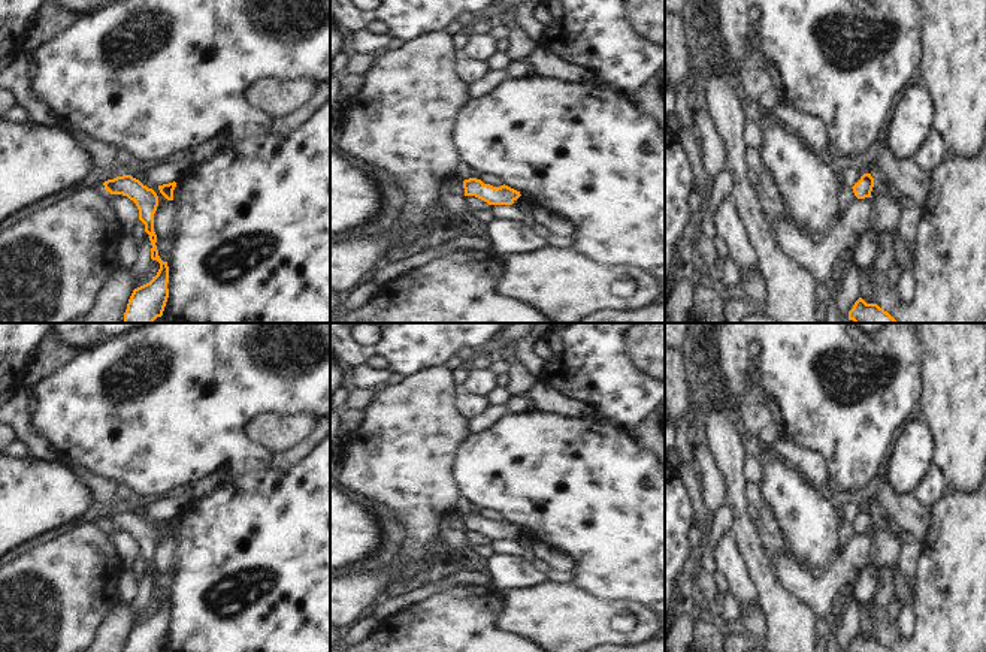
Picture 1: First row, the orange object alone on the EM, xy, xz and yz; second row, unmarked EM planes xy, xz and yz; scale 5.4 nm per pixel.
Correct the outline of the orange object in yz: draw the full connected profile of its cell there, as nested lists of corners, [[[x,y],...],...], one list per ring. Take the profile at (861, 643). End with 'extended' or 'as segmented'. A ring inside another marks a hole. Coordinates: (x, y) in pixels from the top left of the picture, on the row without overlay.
[[[859,633],[853,643],[849,646],[849,652],[892,652],[887,646],[880,643],[877,639],[866,639]]] | as segmented

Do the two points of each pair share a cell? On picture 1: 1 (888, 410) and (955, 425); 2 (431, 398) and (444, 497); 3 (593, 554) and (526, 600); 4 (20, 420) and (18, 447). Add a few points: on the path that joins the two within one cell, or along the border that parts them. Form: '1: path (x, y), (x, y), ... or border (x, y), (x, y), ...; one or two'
1: border (922, 367), (921, 398), (918, 401); two
2: path (431, 422), (431, 449), (436, 455), (436, 473); one
3: border (569, 582), (602, 598); two
4: border (18, 435), (32, 455); two

